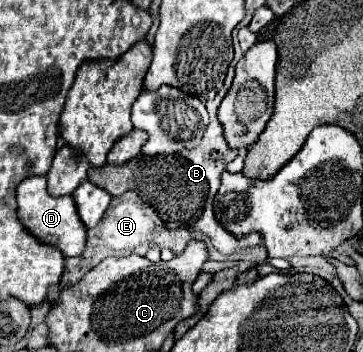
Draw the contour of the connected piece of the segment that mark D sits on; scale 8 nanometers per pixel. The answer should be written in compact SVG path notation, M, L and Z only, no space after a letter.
M30 176L16 188L18 198L18 220L20 224L40 242L56 246L62 250L64 256L80 256L86 246L86 228L78 218L74 200L70 196L54 198L46 190L44 176Z

